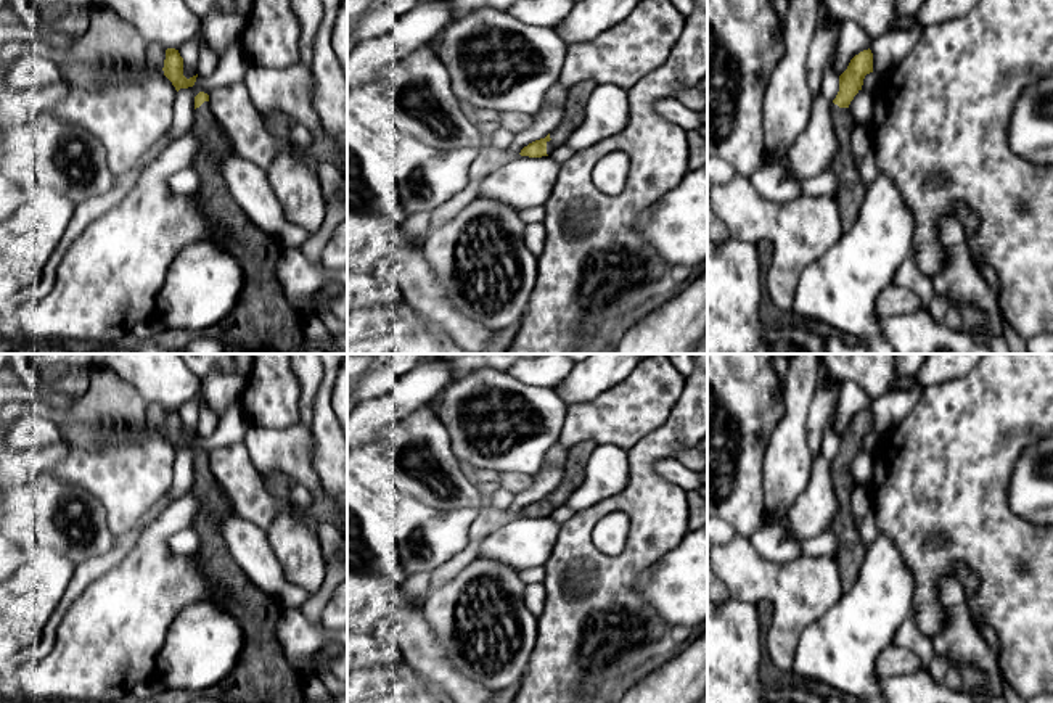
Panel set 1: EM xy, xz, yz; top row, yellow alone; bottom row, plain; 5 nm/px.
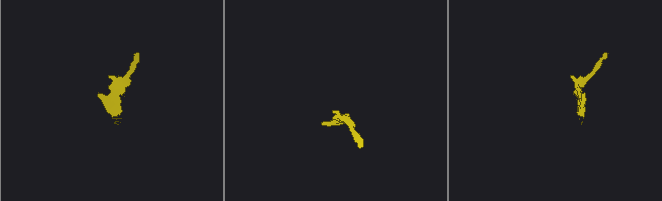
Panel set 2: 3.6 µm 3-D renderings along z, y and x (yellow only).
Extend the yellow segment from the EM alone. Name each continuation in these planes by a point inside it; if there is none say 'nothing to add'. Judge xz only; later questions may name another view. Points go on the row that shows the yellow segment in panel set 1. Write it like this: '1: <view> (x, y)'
1: xz (574, 110)

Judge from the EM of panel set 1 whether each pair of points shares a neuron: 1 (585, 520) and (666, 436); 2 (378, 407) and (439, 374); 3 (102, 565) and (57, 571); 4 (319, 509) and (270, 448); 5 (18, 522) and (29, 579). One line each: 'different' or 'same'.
1: same
2: same
3: different
4: same
5: different

